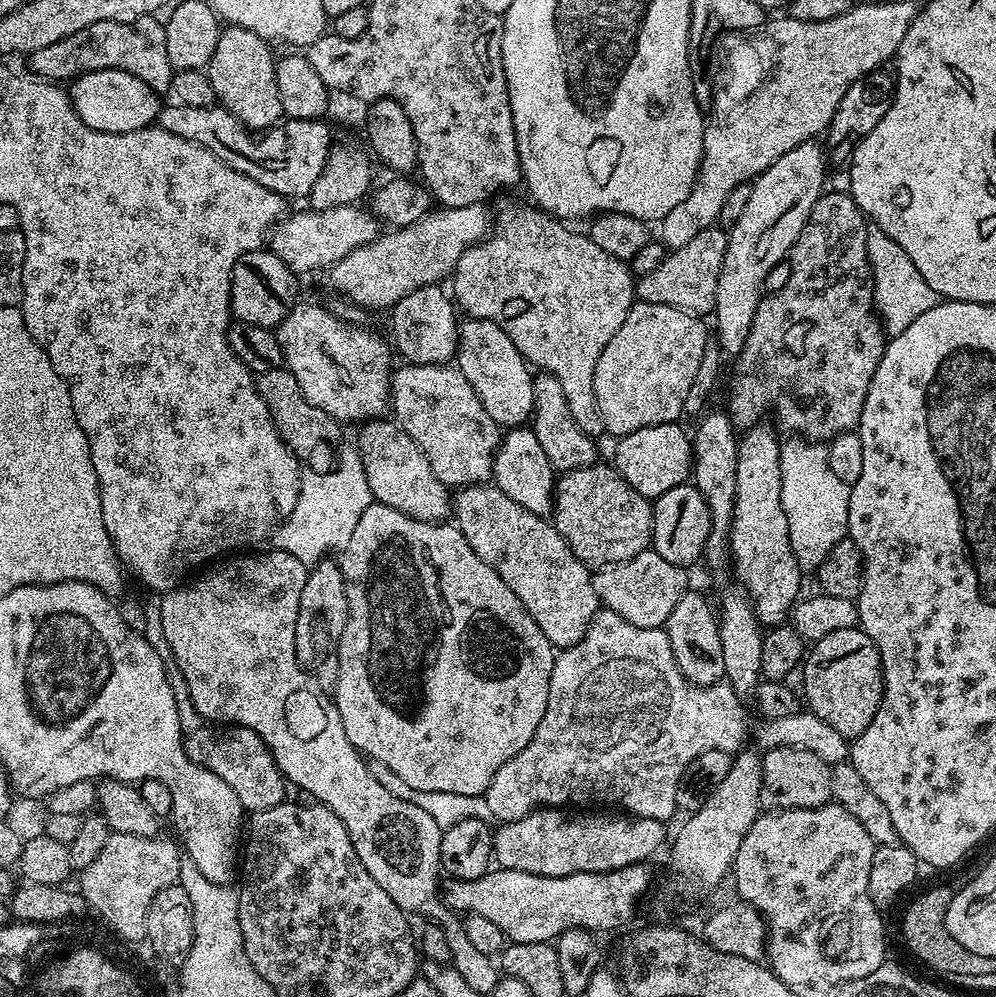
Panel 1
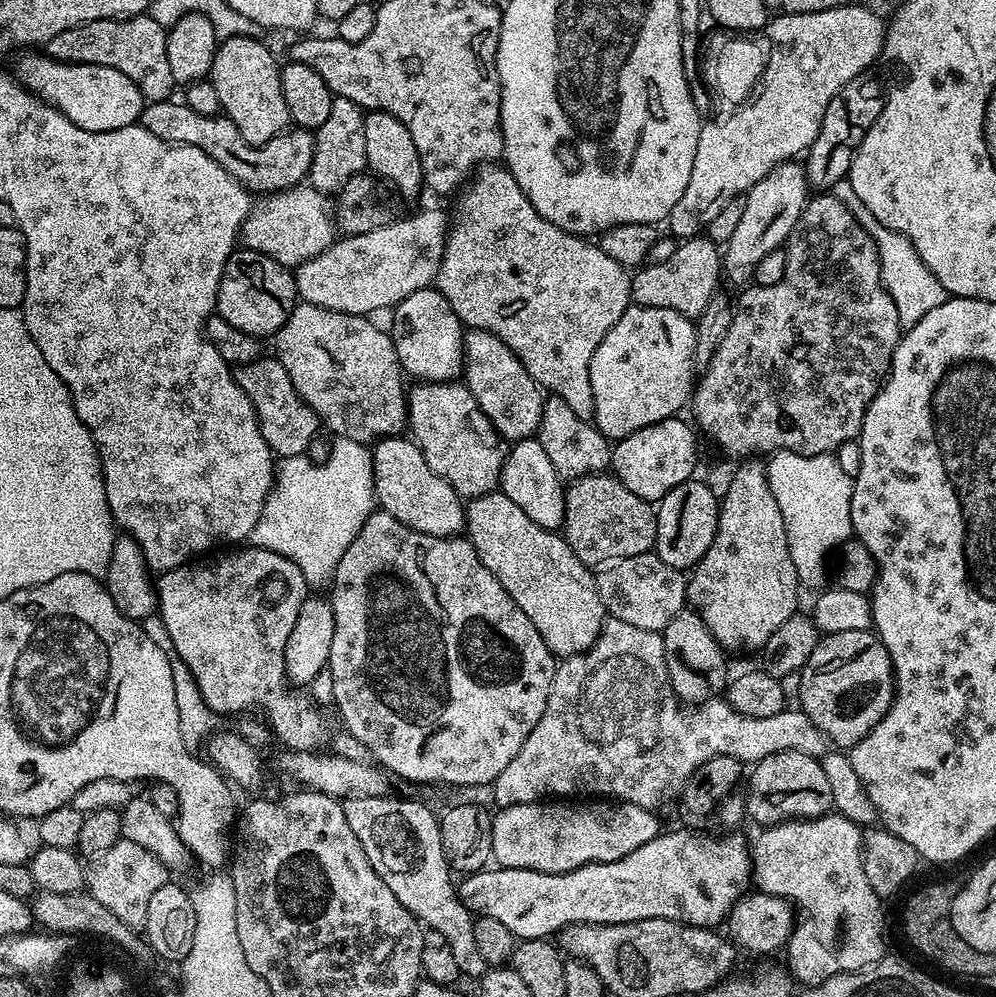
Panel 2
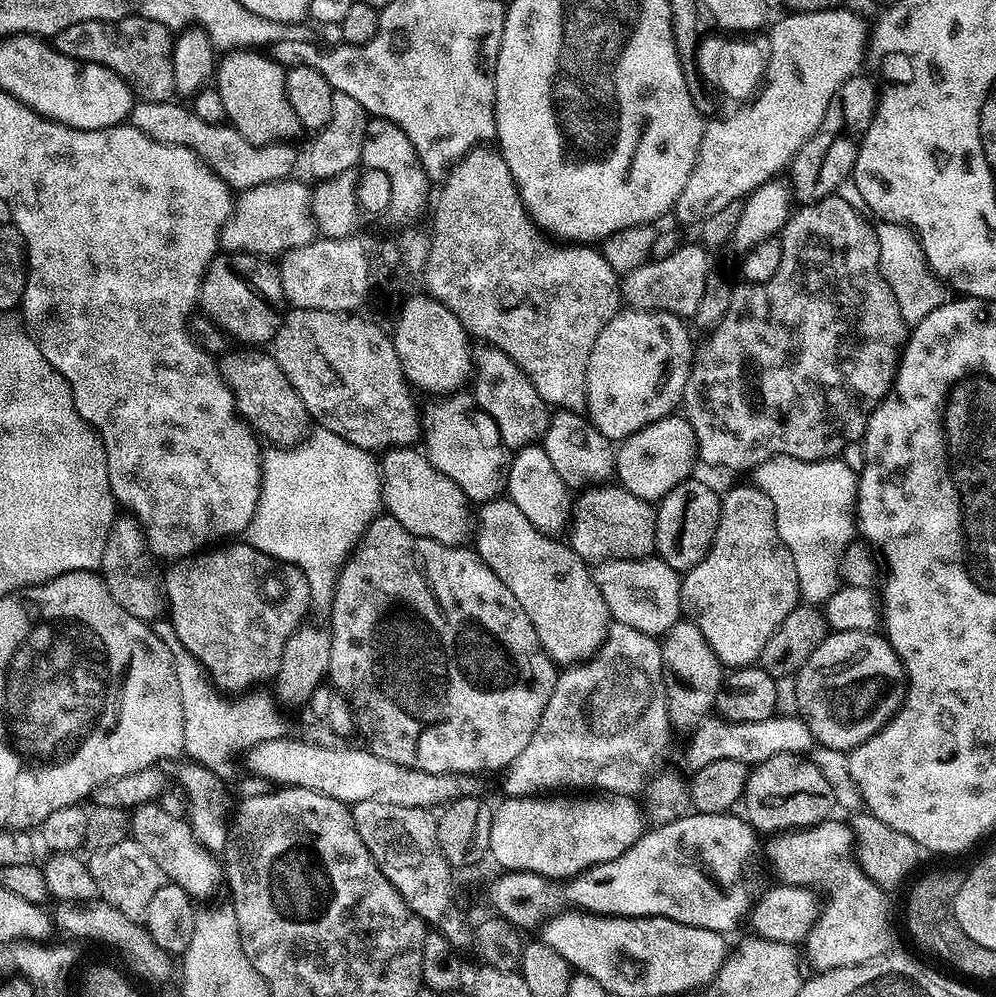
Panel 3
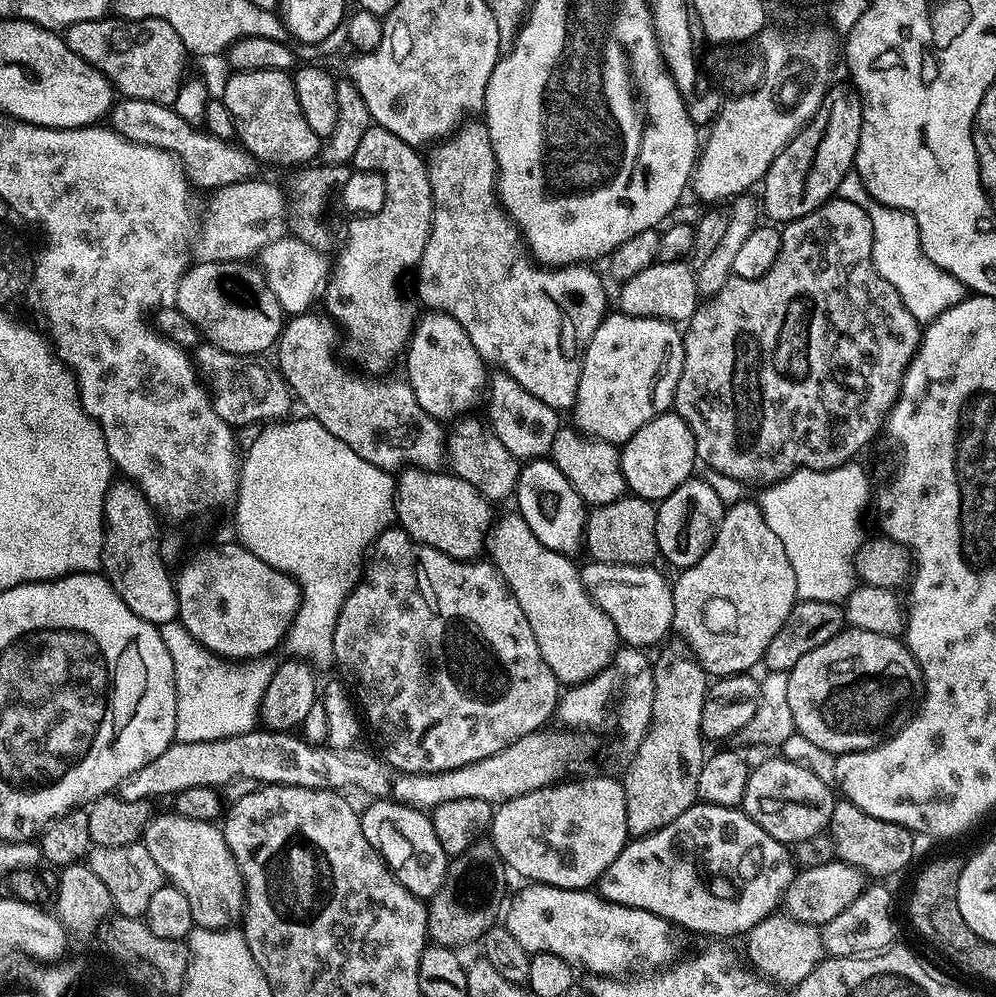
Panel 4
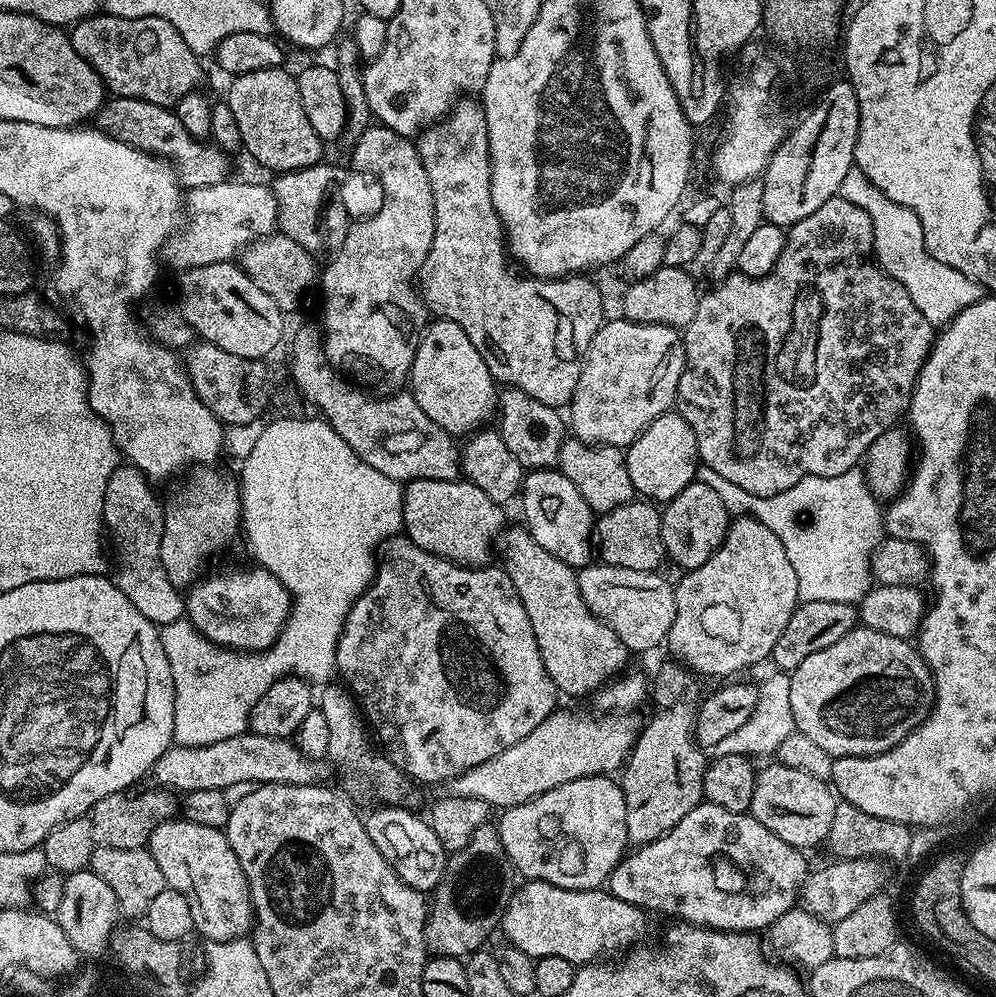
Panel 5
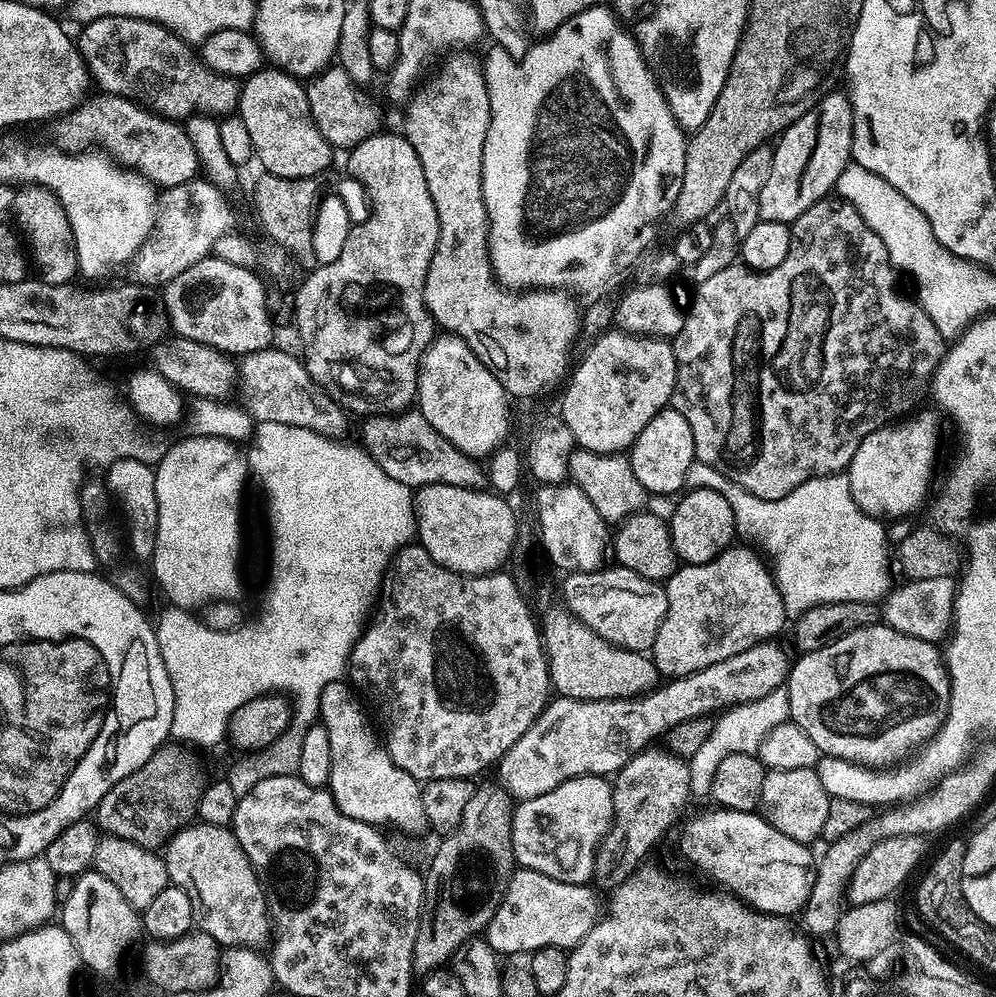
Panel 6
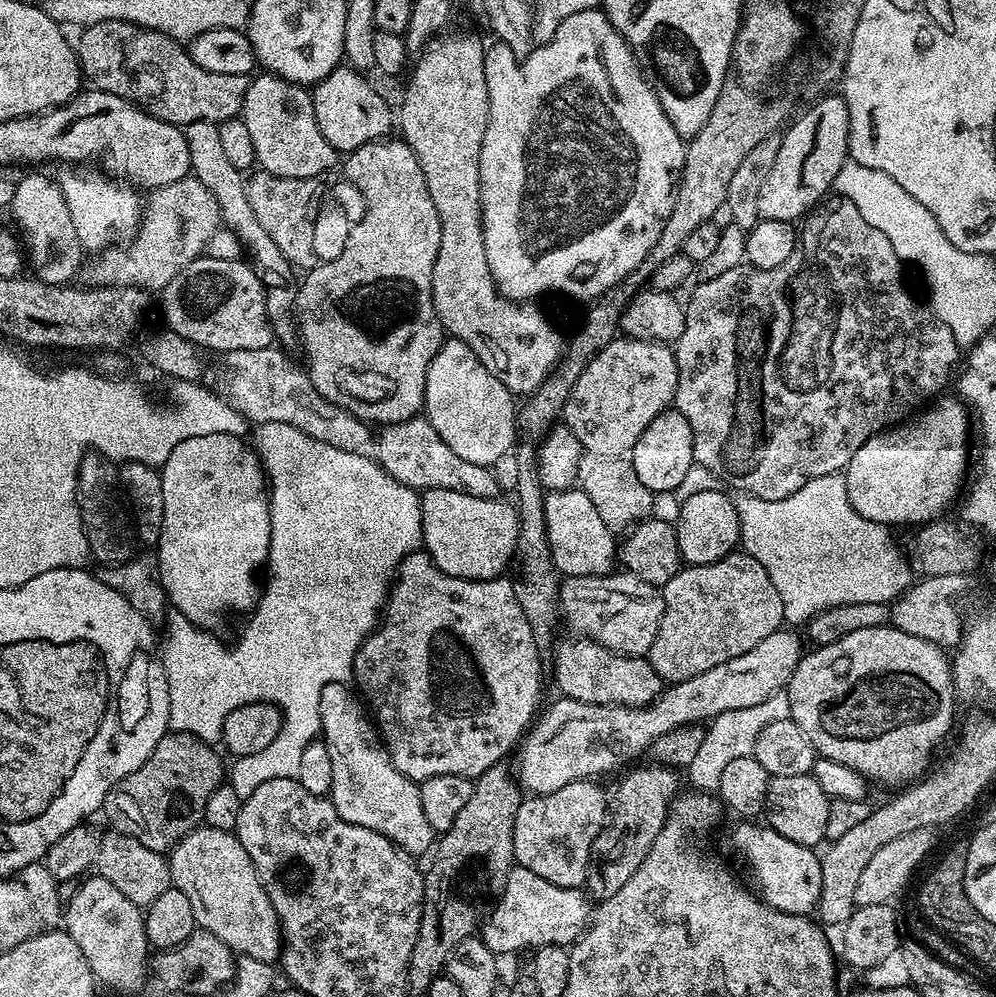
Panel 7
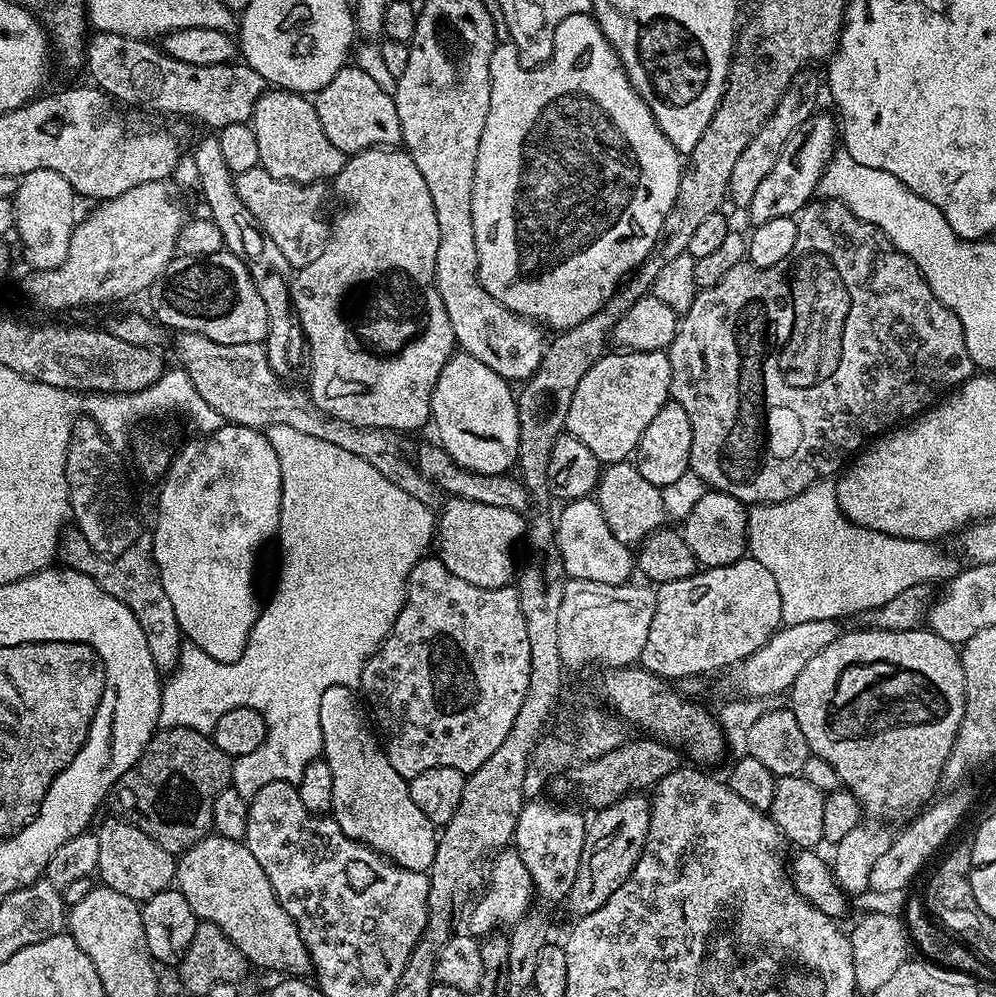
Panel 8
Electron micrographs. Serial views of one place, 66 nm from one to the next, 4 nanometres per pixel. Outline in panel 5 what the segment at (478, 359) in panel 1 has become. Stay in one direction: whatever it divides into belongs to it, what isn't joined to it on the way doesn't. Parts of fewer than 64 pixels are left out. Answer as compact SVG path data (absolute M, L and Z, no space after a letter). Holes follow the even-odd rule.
M505 387L498 396L498 431L502 442L506 442L510 454L518 458L525 470L552 468L566 439L566 420L557 409L538 402L538 398L530 398L517 388Z

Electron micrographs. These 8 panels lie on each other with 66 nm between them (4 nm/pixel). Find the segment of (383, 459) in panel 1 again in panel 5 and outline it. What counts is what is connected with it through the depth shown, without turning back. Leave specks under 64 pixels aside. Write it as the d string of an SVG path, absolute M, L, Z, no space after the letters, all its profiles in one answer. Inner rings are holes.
M410 480L403 485L404 489L404 526L403 531L409 540L413 540L422 550L435 556L441 556L455 564L465 566L484 566L493 559L494 545L506 527L505 509L495 504L478 486L468 480Z

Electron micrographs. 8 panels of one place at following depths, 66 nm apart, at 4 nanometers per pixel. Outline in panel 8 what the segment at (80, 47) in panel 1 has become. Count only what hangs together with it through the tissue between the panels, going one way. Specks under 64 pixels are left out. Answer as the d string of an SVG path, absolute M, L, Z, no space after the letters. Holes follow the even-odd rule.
M96 32L86 41L86 69L92 75L91 83L113 101L133 104L136 108L149 108L152 112L165 112L168 116L189 116L209 124L209 129L219 130L231 124L247 124L261 94L266 91L262 74L258 74L249 64L233 62L218 66L190 66L190 62L178 62L170 58L163 47L146 40L126 38L122 34Z

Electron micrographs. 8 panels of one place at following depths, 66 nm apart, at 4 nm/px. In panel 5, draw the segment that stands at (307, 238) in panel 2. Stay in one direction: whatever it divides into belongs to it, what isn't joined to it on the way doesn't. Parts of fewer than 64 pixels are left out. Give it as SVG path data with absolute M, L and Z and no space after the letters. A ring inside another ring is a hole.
M229 178L214 186L187 189L186 219L166 252L176 256L180 270L223 264L243 252L247 244L276 231L276 199L271 187L267 183L247 184L244 180Z

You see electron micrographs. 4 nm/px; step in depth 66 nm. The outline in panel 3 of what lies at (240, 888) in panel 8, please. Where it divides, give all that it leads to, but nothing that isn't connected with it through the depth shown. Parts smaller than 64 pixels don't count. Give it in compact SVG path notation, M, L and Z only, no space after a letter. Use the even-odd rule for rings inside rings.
M159 803L143 804L135 809L130 816L130 836L158 862L165 877L171 883L182 886L186 894L192 896L193 901L208 900L219 888L222 888L222 864L217 853L212 852L192 833L192 826L188 820L179 820L166 814Z

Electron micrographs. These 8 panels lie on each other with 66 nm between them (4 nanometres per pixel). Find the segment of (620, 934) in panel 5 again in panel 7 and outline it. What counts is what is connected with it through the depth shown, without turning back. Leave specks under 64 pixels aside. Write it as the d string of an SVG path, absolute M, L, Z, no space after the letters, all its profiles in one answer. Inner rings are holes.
M513 866L508 871L506 886L502 889L501 896L504 897L501 900L499 897L495 901L494 907L482 920L482 938L486 942L488 949L497 954L520 952L523 948L535 950L547 944L563 944L568 946L579 938L580 933L590 923L590 900L581 889L554 886L554 882L546 882L546 878L538 878L538 874L534 874L534 870Z

